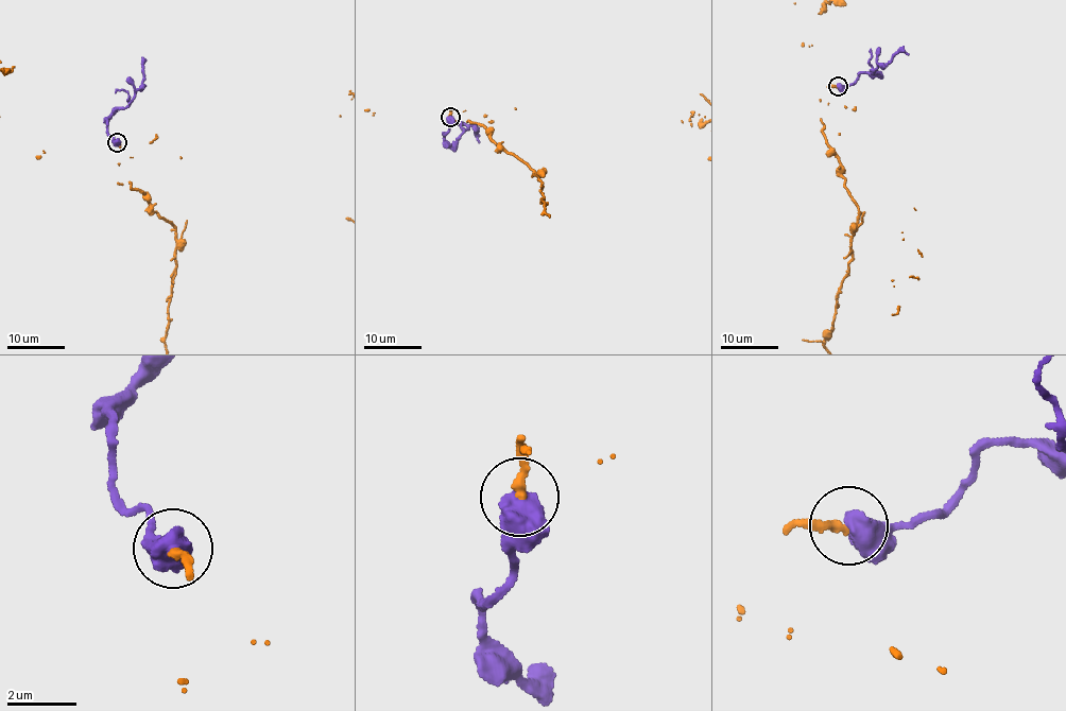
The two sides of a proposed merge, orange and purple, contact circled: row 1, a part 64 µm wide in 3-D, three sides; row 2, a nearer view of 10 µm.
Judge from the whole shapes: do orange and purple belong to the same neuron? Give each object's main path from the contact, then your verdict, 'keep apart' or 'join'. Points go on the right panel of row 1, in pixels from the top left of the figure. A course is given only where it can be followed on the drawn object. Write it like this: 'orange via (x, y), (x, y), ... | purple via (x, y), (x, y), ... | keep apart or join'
purple via (838, 86), (862, 73), (876, 75), (877, 64), (900, 50), (908, 54) | join

